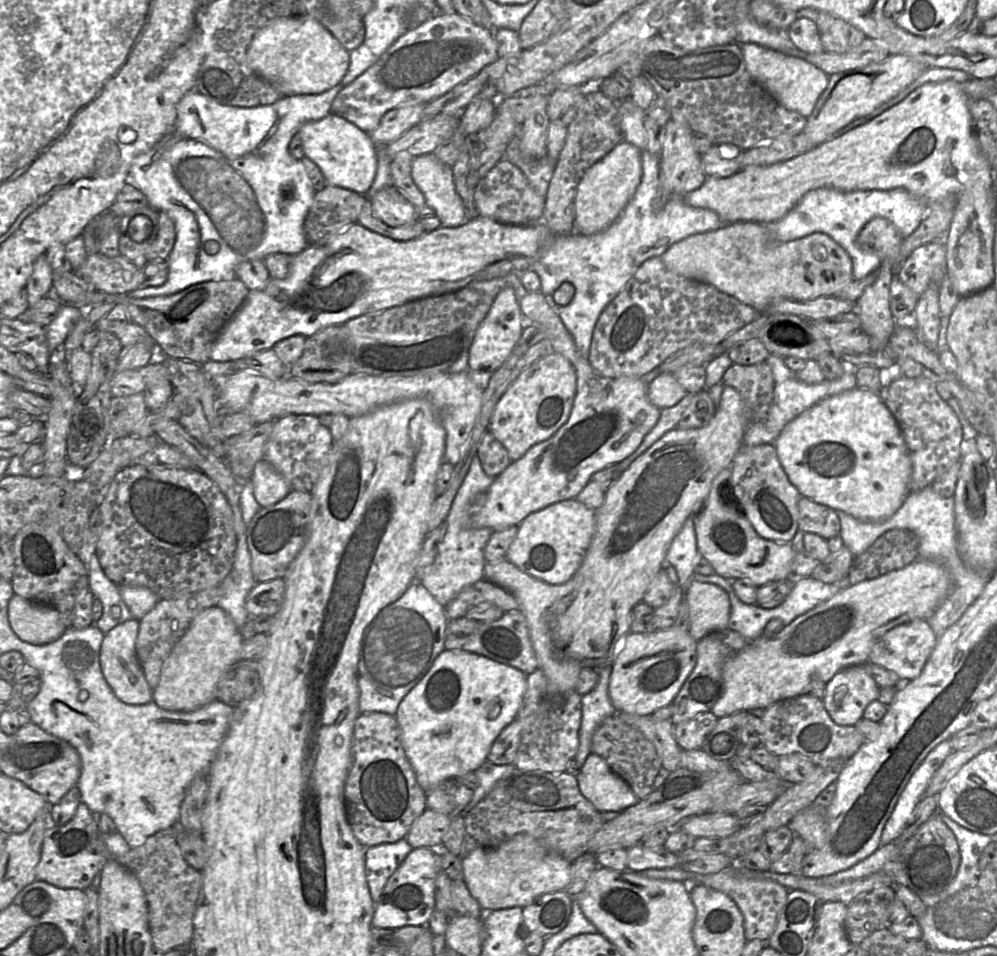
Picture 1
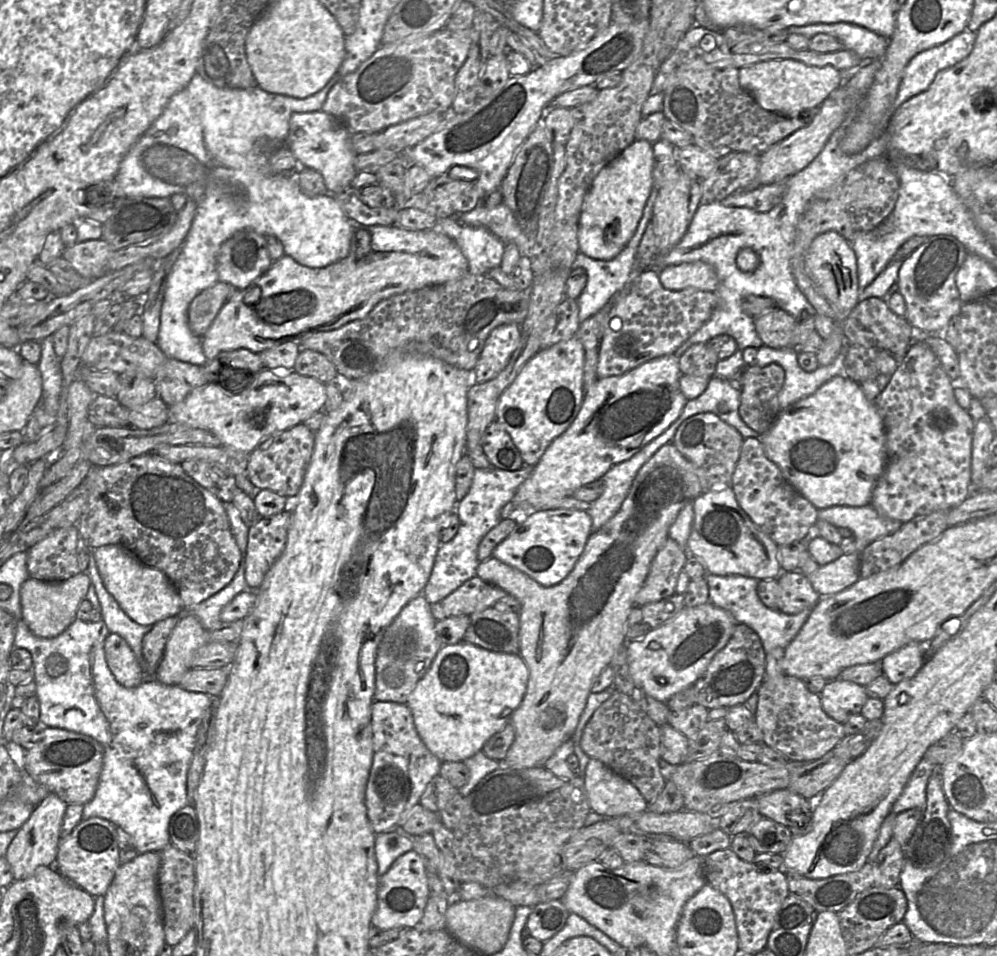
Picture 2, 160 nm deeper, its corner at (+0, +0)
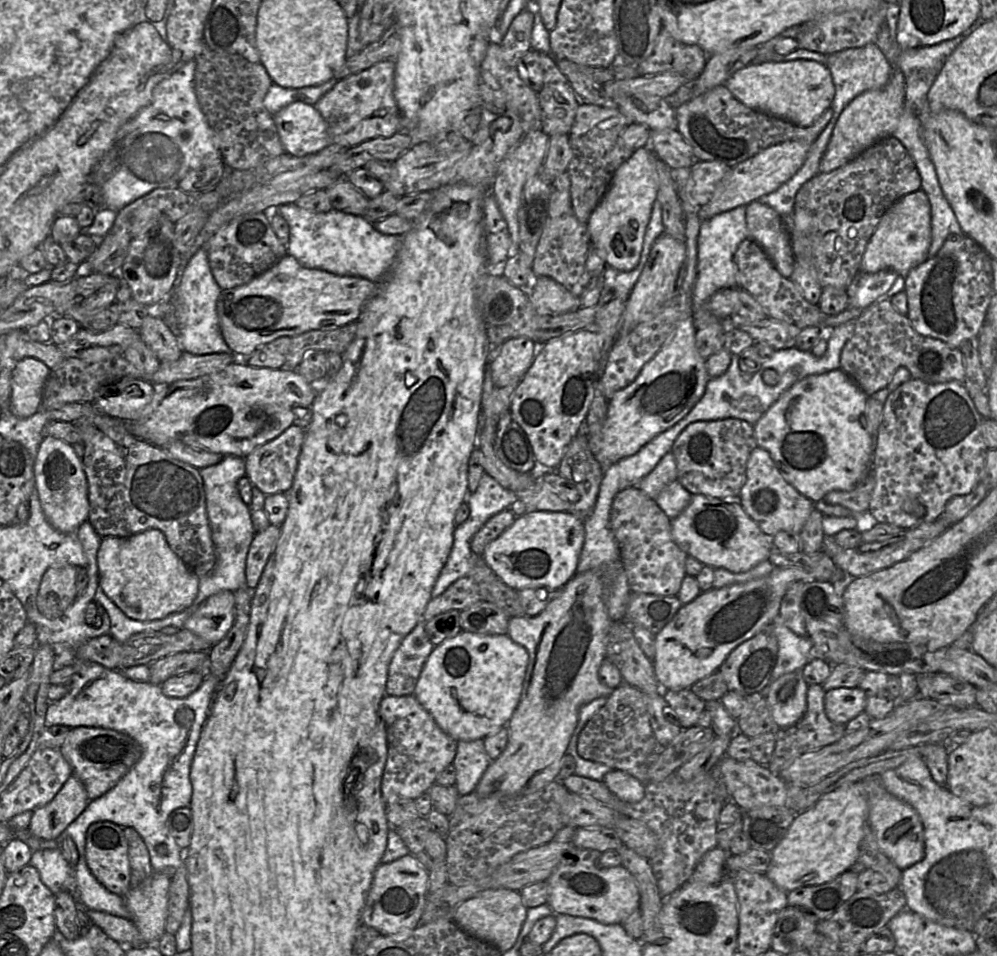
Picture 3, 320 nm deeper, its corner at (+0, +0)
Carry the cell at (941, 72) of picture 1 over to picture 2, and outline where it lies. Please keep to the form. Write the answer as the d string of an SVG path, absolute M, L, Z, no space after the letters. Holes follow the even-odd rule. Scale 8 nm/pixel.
M965 30L940 45L914 56L906 66L892 109L925 91L936 75L964 60L972 52L976 32Z

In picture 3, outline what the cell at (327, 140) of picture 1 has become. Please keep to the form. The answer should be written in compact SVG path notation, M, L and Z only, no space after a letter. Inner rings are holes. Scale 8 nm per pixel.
M293 102L275 113L273 121L285 153L303 157L330 144L325 121L312 105Z

